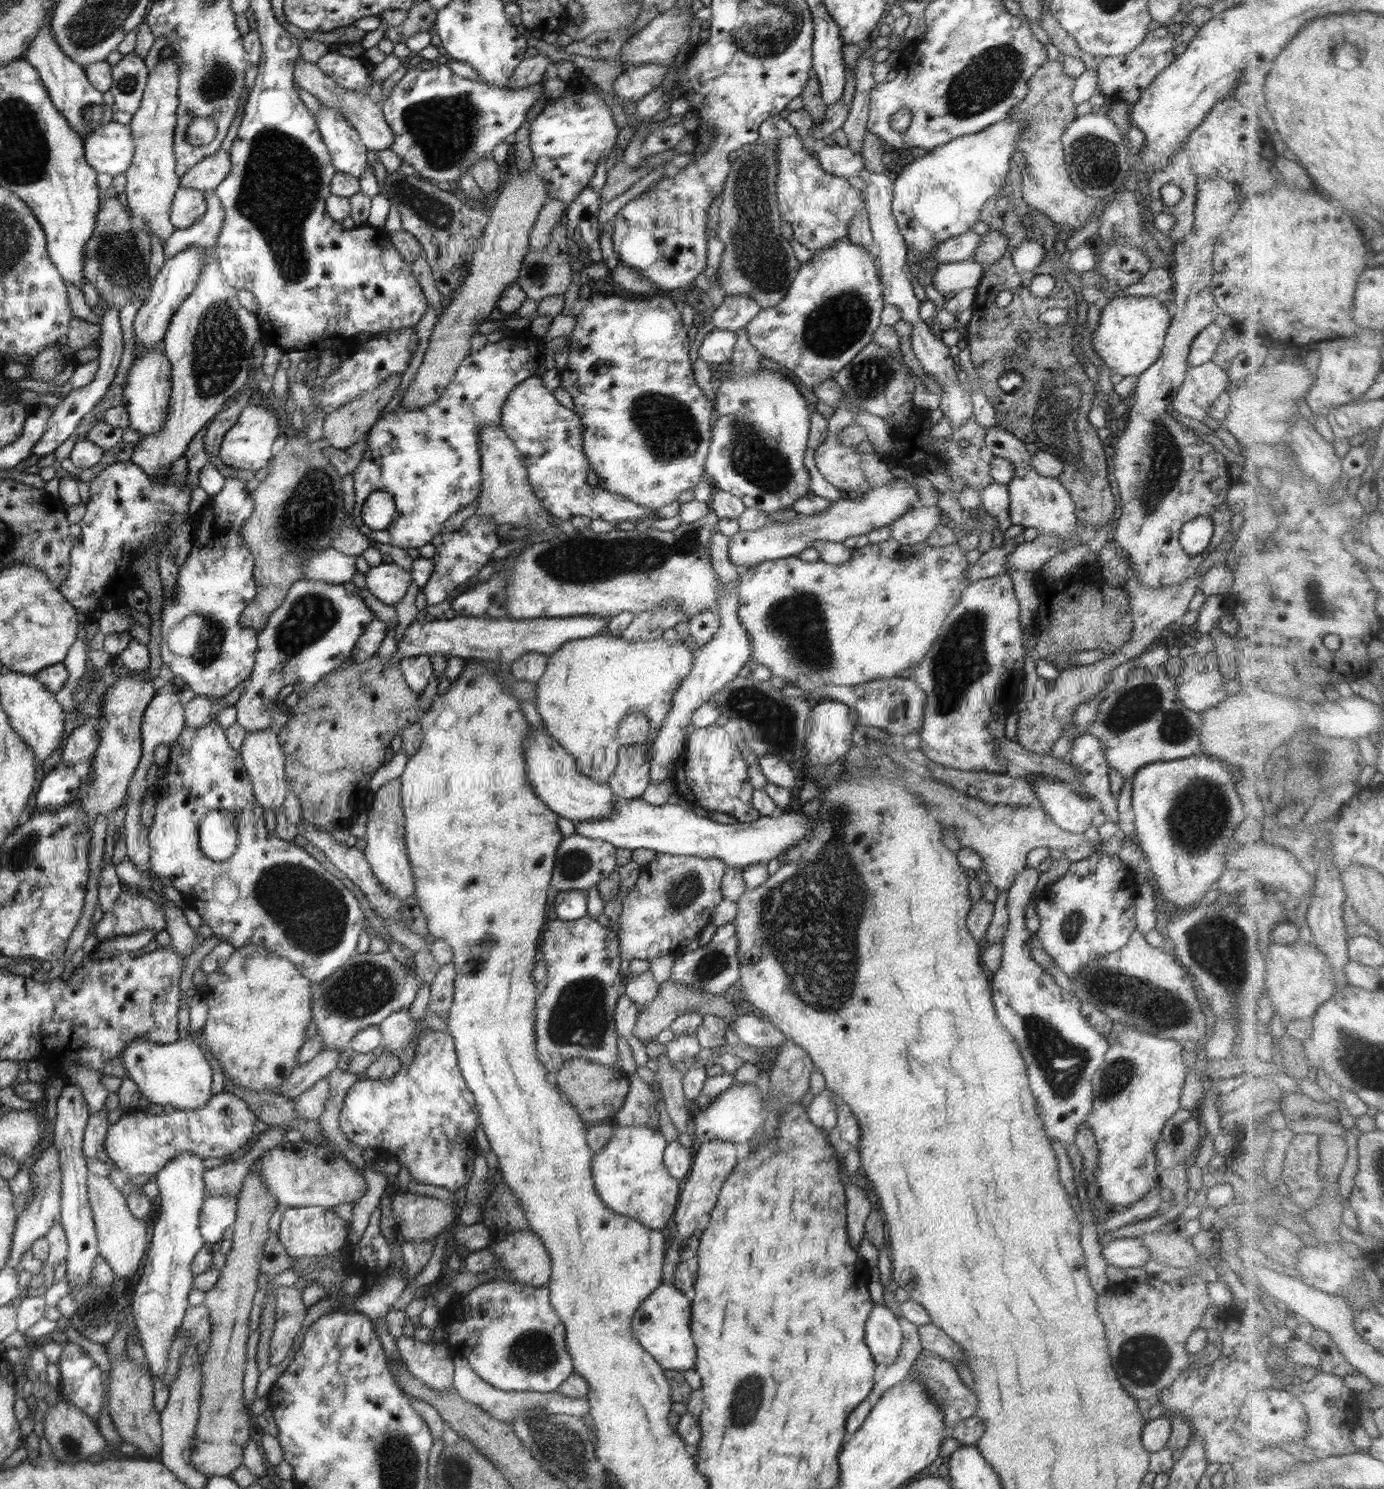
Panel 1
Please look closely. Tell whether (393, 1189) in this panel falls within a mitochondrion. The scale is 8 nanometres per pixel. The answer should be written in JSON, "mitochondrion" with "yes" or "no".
{"mitochondrion":"no"}

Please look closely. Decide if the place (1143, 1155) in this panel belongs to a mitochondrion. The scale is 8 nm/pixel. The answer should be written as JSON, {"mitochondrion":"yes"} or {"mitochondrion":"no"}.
{"mitochondrion":"no"}

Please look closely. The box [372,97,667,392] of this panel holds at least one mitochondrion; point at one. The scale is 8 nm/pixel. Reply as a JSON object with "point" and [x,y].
{"point":[437,214]}

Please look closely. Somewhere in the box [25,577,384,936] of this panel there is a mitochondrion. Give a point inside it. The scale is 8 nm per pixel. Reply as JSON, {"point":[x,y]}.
{"point":[311,616]}

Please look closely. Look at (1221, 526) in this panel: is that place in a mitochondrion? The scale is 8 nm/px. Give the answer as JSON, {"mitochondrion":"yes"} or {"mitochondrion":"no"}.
{"mitochondrion":"no"}

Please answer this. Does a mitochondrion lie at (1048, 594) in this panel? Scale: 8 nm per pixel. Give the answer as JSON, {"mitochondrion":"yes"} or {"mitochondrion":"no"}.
{"mitochondrion":"no"}

